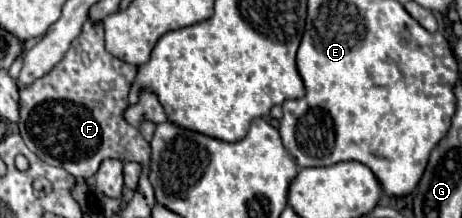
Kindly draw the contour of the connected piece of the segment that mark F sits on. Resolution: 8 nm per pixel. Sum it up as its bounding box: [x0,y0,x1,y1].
[19,20,149,178]

